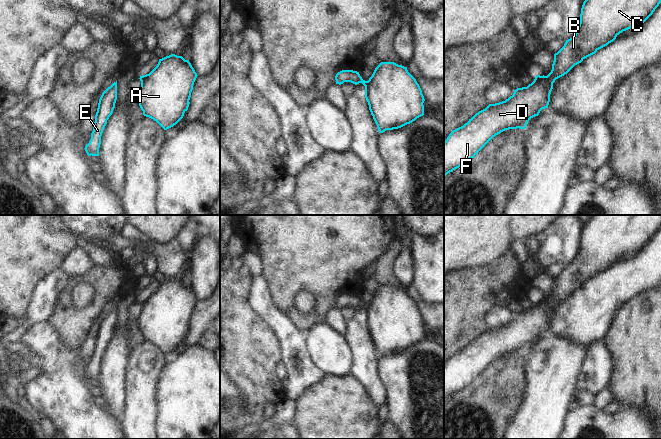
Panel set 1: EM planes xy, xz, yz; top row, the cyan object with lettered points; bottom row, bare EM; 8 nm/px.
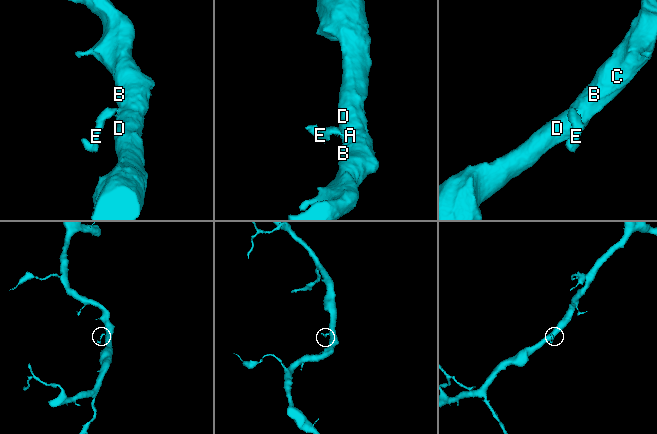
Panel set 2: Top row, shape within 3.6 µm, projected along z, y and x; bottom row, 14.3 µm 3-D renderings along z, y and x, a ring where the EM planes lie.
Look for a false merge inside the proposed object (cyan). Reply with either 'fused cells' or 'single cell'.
fused cells

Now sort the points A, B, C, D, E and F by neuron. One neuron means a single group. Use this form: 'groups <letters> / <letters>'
groups A B C D F / E

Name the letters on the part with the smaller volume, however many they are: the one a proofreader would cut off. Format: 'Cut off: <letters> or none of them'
Cut off: E

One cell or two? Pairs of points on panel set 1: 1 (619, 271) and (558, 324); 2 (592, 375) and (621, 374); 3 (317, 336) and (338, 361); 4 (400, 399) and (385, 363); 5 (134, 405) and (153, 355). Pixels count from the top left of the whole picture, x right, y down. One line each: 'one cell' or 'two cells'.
1: one cell
2: two cells
3: one cell
4: one cell
5: one cell

